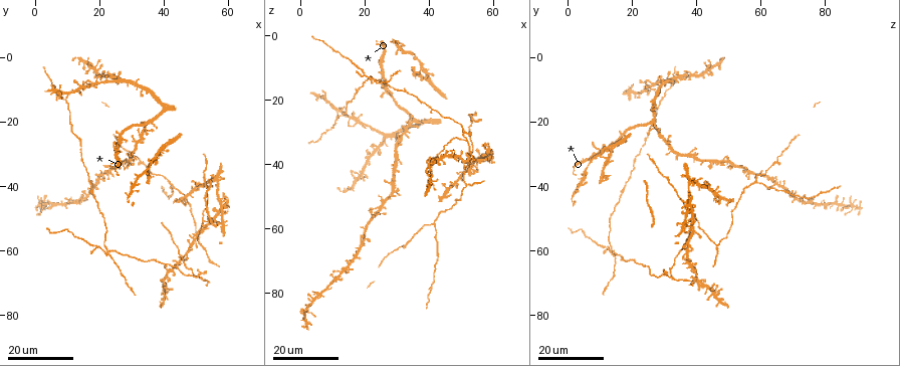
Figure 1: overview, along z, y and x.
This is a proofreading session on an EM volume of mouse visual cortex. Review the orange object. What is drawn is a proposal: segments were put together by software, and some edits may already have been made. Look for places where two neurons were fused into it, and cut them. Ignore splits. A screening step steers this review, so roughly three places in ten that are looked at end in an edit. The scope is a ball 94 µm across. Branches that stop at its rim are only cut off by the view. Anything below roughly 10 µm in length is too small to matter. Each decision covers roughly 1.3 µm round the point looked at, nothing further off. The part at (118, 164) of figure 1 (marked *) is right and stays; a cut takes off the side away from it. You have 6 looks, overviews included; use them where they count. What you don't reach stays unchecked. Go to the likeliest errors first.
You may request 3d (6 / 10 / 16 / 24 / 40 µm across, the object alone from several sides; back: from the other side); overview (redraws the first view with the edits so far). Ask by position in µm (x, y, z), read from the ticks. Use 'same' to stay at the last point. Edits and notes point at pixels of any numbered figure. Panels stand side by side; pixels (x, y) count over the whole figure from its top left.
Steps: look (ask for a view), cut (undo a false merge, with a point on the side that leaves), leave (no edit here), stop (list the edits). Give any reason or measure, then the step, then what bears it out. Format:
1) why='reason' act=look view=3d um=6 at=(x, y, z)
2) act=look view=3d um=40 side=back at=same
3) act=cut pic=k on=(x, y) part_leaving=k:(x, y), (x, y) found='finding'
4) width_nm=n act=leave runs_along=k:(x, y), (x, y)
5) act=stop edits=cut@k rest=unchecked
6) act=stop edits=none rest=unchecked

why='looks like a crossing' act=look view=3d um=24 at=(22.5, 60.5, 13.0)

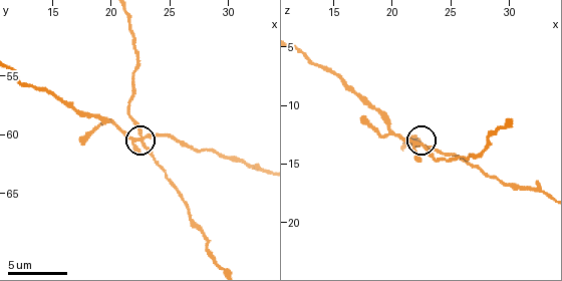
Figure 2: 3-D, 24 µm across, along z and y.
why='zoom in' act=look view=3d um=10 at=(22.6, 60.4, 13.4)

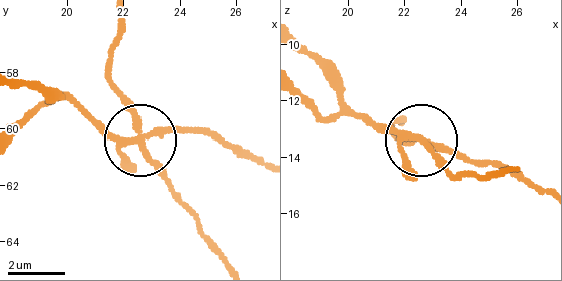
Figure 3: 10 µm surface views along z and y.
arms=5 act=cut pic=3 on=(136, 168) part_leaving=3:(141, 141), (210, 133), (260, 160) found='two neurons meet here'

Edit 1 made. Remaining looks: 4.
why='two arms in line, one across' act=look view=3d um=24 at=(52.0, 50.5, 40.0)

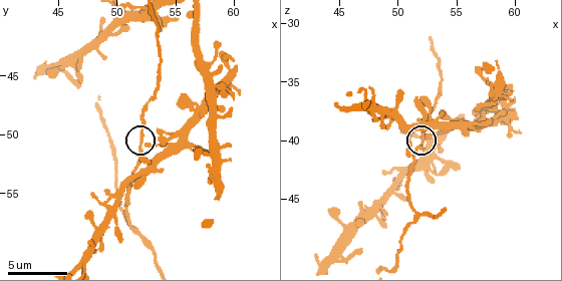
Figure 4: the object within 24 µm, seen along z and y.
why='zoom in' act=look view=3d um=10 at=(52.4, 50.4, 39.8)

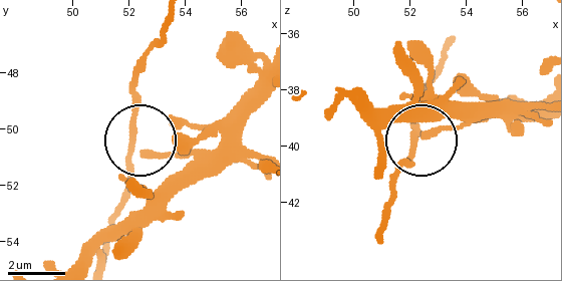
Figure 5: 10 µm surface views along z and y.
act=leave runs_along=5:(169, 19), (135, 83), (135, 133), (150, 151), (212, 175) found='all the same neuron'

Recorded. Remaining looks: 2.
why='three arms meet' act=look view=3d um=16 at=(41.5, 38.5, 59.0)

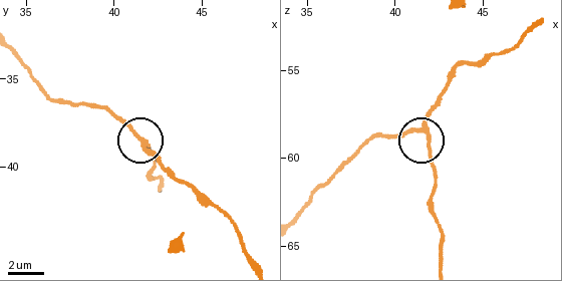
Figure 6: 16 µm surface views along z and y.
act=look view=3d um=10 at=(41.6, 38.6, 58.4)

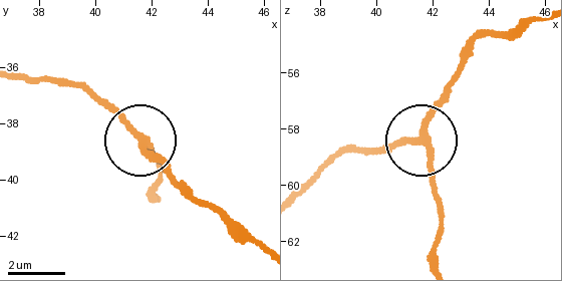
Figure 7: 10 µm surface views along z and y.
arms=3 act=leave runs_along=7:(540, 17), (475, 45), (427, 124), (425, 147), (439, 202) found='all the same neuron'

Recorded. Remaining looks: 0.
act=stop edits=cut@3 rest=unchecked

